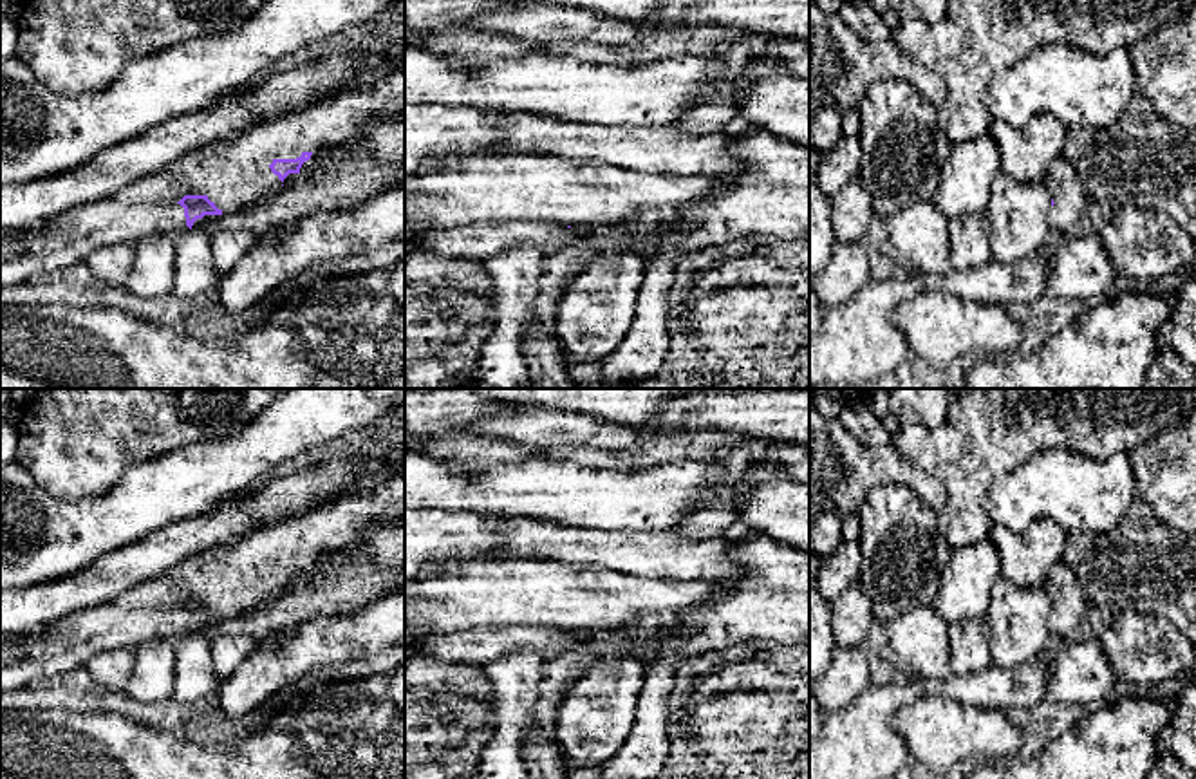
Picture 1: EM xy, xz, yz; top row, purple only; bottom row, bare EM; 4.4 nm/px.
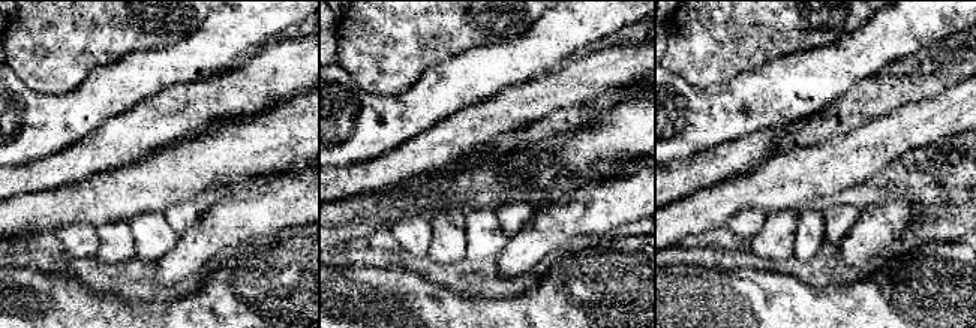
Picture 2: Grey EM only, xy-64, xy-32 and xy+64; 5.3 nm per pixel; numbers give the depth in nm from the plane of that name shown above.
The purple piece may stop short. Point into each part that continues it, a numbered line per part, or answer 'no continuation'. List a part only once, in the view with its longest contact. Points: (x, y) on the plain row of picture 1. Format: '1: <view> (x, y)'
1: xy (233, 579)

